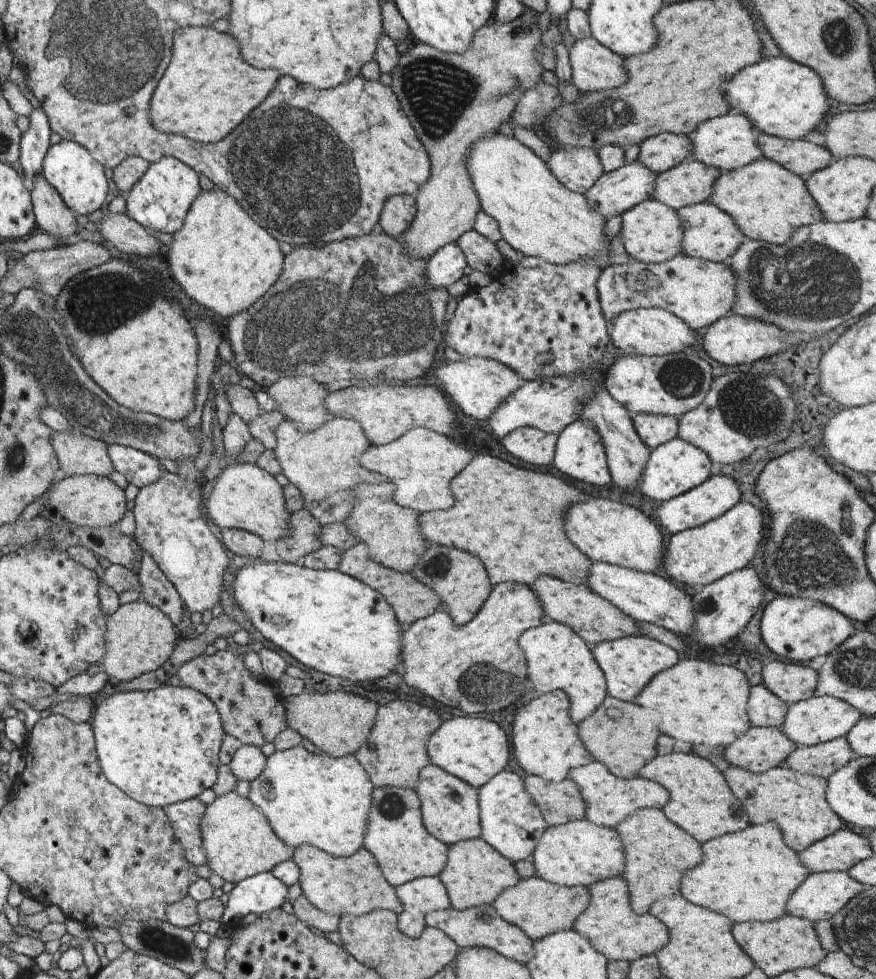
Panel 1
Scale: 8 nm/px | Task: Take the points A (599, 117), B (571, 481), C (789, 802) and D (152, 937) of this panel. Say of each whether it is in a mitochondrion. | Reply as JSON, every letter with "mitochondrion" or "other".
{"A":"mitochondrion","B":"other","C":"other","D":"mitochondrion"}

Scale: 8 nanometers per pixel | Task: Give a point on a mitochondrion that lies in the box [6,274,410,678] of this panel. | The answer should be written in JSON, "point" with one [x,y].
{"point":[34,378]}

